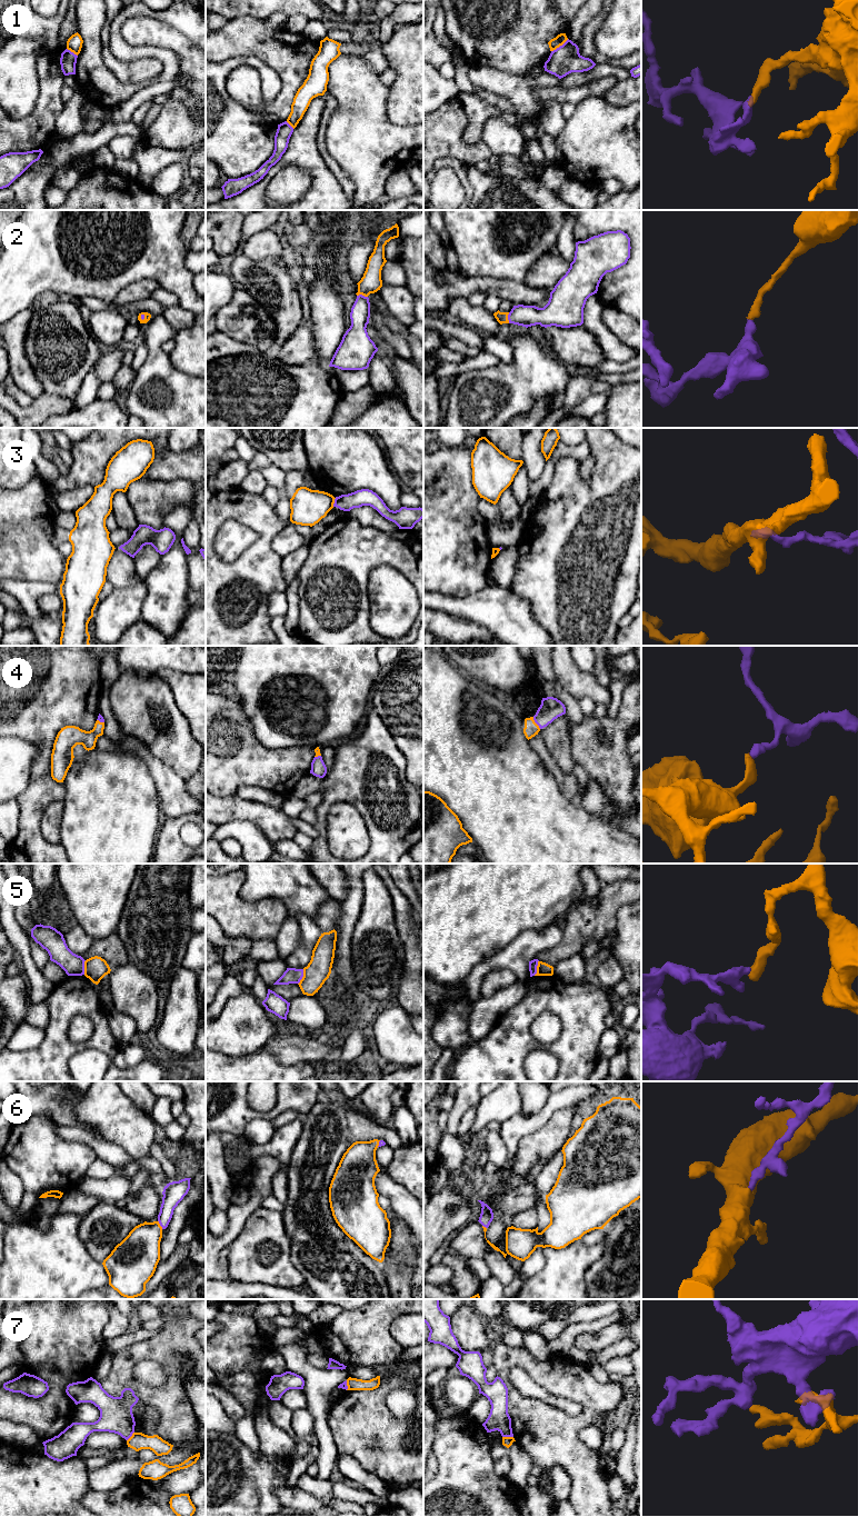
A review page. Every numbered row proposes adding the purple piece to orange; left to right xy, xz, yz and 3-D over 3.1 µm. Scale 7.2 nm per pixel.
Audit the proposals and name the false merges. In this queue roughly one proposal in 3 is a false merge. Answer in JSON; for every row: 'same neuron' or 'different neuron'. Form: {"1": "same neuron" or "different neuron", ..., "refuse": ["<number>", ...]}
{"1": "different neuron", "2": "same neuron", "3": "different neuron", "4": "same neuron", "5": "different neuron", "6": "same neuron", "7": "different neuron", "refuse": ["1", "3", "5", "7"]}

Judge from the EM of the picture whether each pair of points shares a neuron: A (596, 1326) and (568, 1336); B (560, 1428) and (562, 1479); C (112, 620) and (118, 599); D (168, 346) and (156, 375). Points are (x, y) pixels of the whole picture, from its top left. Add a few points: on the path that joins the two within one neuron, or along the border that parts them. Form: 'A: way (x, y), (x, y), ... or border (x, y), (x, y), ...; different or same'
A: way (589, 1327), (575, 1329); same
B: border (555, 1465), (562, 1468), (569, 1476), (569, 1495); different
C: way (115, 615), (118, 611), (118, 605); same
D: border (173, 337), (161, 346), (168, 355); different

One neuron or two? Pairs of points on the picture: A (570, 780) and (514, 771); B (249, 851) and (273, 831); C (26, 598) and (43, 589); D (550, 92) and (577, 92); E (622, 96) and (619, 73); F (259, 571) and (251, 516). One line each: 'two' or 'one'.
A: two
B: two
C: one
D: one
E: two
F: one

